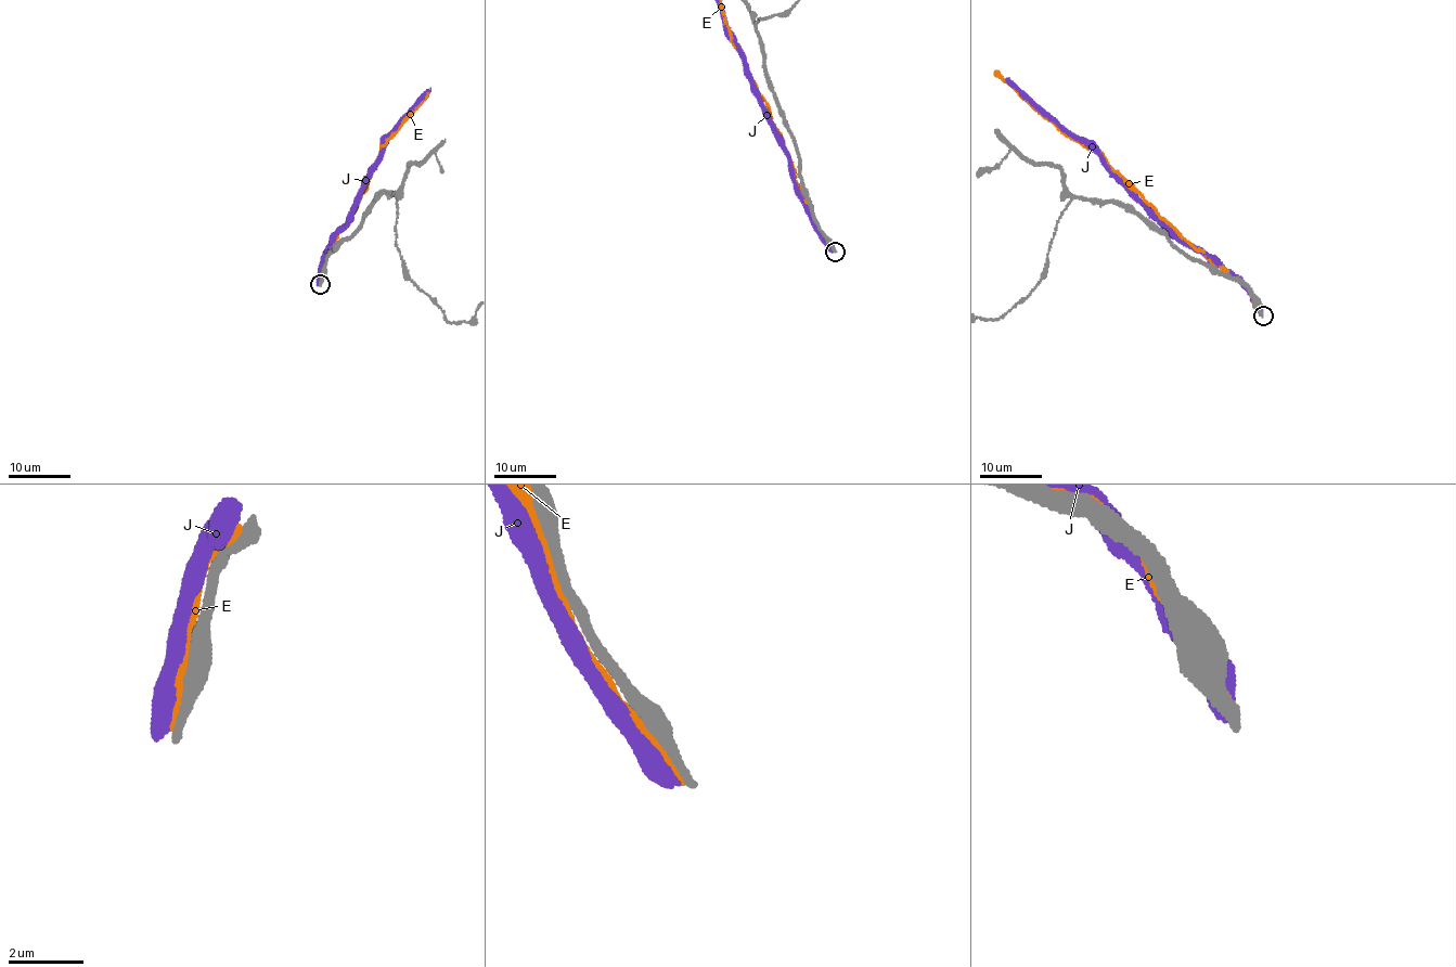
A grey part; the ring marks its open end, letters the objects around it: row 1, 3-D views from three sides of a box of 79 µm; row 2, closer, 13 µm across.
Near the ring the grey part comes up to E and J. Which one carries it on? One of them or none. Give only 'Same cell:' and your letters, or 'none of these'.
Same cell: none of these

